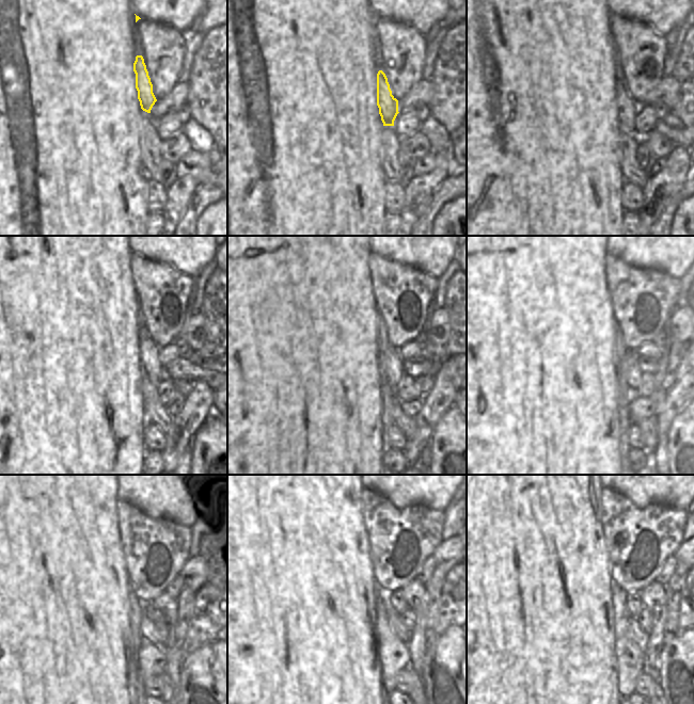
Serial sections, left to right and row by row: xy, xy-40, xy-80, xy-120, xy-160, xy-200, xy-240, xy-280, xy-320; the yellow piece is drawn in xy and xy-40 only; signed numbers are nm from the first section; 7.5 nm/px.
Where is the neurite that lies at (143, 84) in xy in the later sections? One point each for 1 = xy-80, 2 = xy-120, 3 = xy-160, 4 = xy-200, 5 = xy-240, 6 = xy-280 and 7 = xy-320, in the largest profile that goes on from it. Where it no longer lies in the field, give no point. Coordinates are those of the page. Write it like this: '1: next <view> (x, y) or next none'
1: next xy-80 (627, 107)
2: next xy-120 (151, 368)
3: next xy-160 (391, 372)
4: next xy-200 (629, 374)
5: next xy-240 (159, 632)
6: next xy-280 (399, 630)
7: next xy-320 (640, 637)

